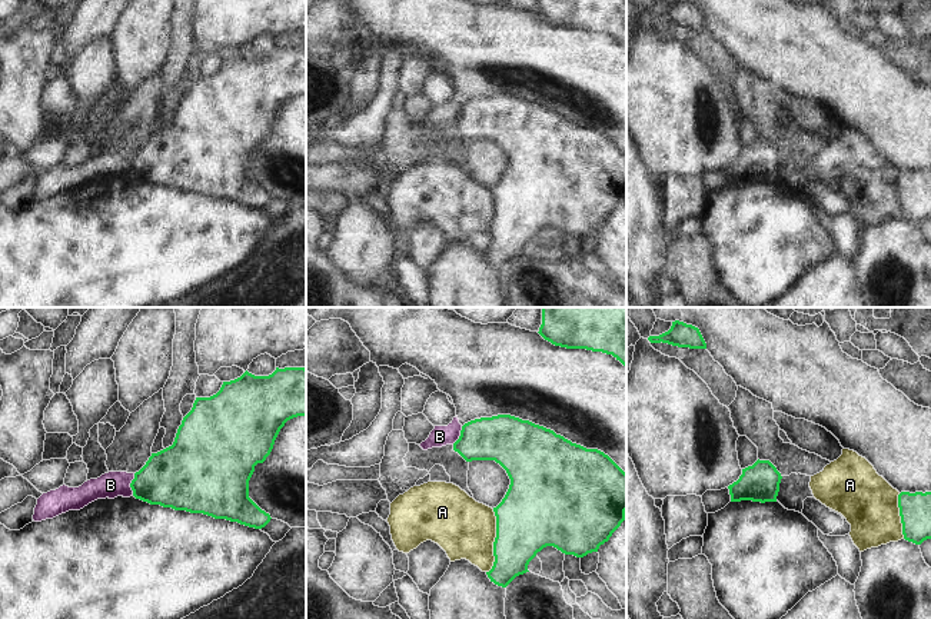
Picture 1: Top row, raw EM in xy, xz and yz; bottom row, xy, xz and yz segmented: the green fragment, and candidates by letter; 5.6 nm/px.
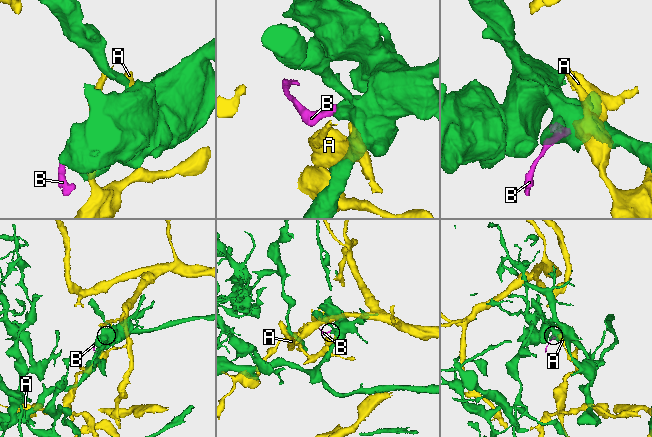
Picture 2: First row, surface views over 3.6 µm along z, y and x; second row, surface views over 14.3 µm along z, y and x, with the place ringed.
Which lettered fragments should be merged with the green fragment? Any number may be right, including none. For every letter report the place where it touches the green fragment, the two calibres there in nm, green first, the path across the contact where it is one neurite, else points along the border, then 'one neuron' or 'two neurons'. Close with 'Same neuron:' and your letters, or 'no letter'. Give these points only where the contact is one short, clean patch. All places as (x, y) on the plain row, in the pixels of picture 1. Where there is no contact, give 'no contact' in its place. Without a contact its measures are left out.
A: meets green in xz at (495, 220); 380 nm thick on the green side, 340 nm on the other; two neurons
B: meets green in xy at (130, 165); 340 nm thick on the green side, 150 nm on the other; border along xy (135, 153), (130, 162), (132, 175); two neurons
Same neuron: no letter

